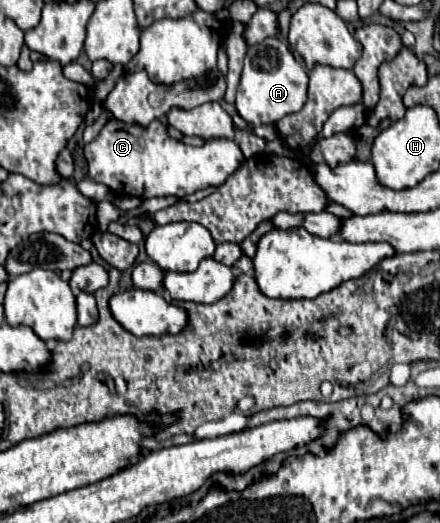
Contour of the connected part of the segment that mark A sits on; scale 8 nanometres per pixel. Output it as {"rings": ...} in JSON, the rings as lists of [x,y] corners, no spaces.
{"rings":[[[265,38],[249,48],[237,90],[235,108],[251,124],[277,124],[287,114],[295,114],[307,100],[307,68],[295,60],[289,46],[279,38]]]}

